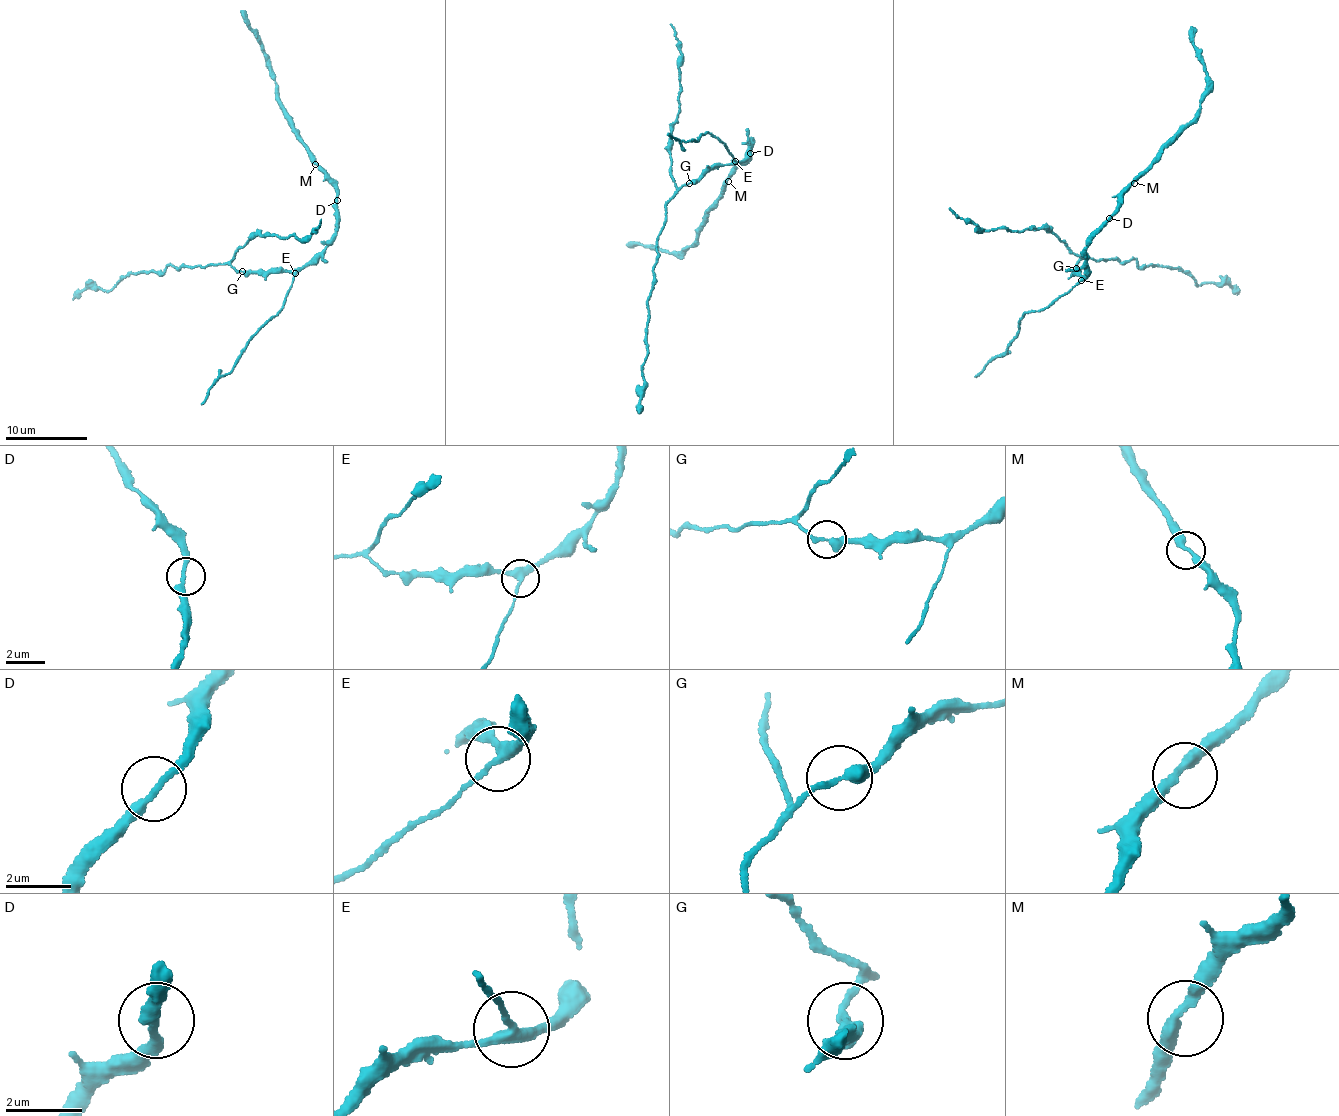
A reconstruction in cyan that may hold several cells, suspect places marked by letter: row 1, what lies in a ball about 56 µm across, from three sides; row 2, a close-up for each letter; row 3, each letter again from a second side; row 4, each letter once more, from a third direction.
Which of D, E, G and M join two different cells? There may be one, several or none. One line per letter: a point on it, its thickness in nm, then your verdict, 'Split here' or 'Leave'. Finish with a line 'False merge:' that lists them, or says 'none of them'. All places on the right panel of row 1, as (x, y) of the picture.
D: Place: (1109, 218). Thickness 240 nm. Leave
E: Place: (1081, 280). Thickness 260 nm. Split here
G: Place: (1076, 268). Thickness 320 nm. Split here
M: Place: (1134, 183). Thickness 280 nm. Leave
False merge: E, G

